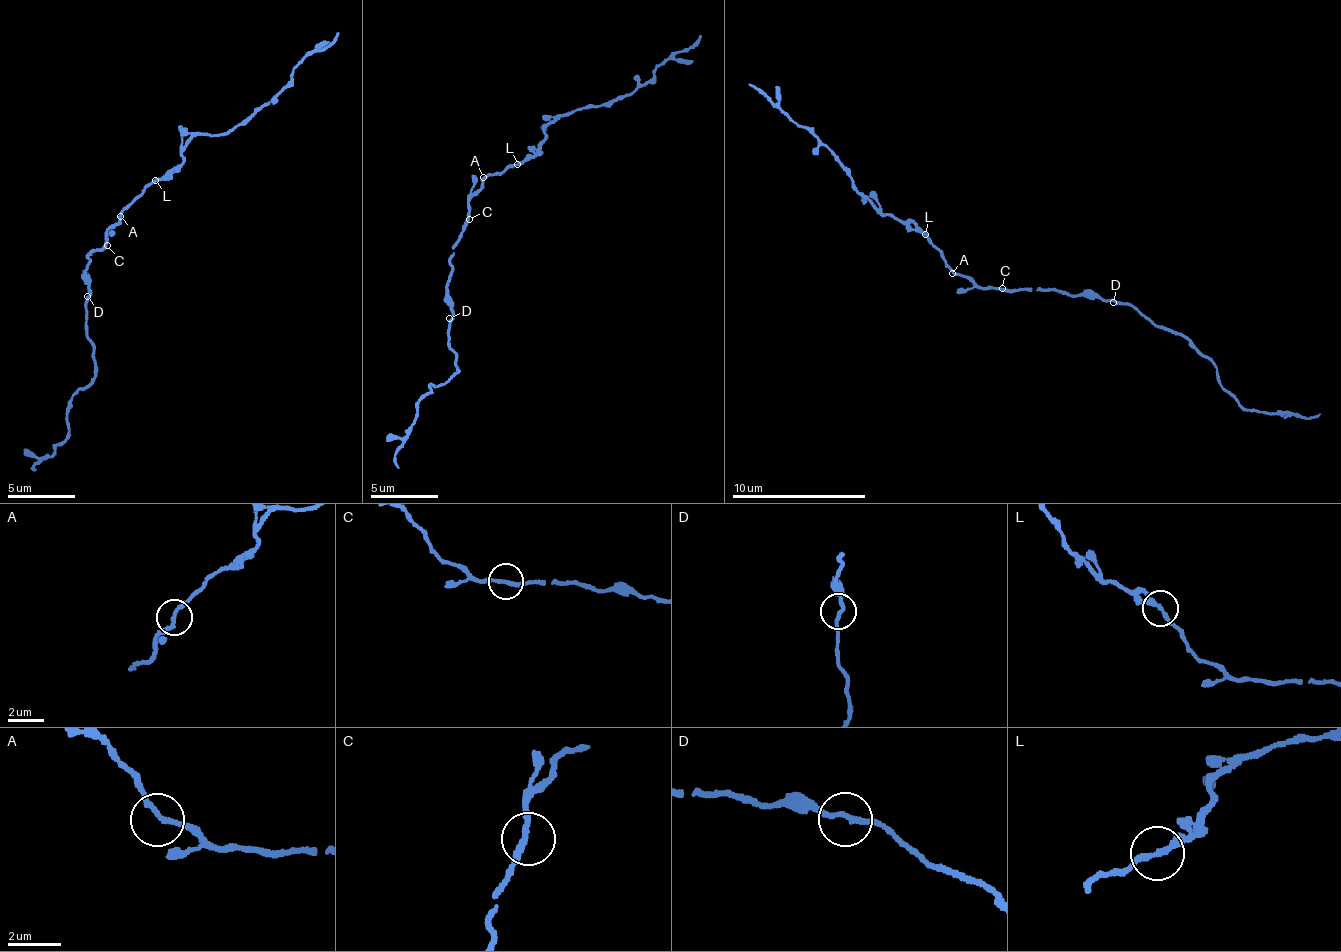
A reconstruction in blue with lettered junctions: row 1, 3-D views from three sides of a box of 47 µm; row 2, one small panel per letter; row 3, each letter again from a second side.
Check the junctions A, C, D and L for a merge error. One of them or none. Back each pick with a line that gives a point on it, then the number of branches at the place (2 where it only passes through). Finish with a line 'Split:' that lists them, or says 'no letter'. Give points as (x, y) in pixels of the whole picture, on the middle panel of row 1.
L: place (517, 164); branches 2
Split: L

